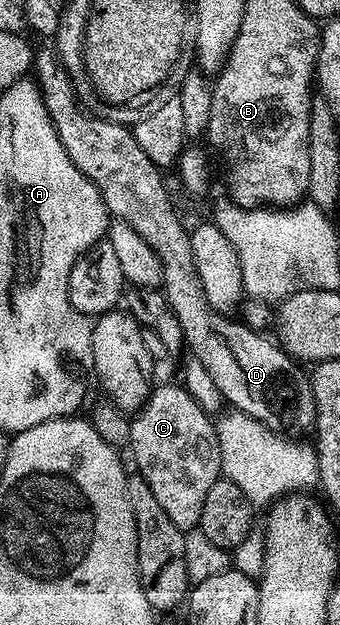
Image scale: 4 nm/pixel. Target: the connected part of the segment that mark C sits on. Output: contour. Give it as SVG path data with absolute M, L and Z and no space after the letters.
M155 384L150 390L150 398L133 414L128 451L138 464L137 472L148 483L156 503L160 503L169 521L183 531L197 530L198 520L204 511L204 498L210 488L220 480L222 471L218 431L211 414L206 413L181 384Z

